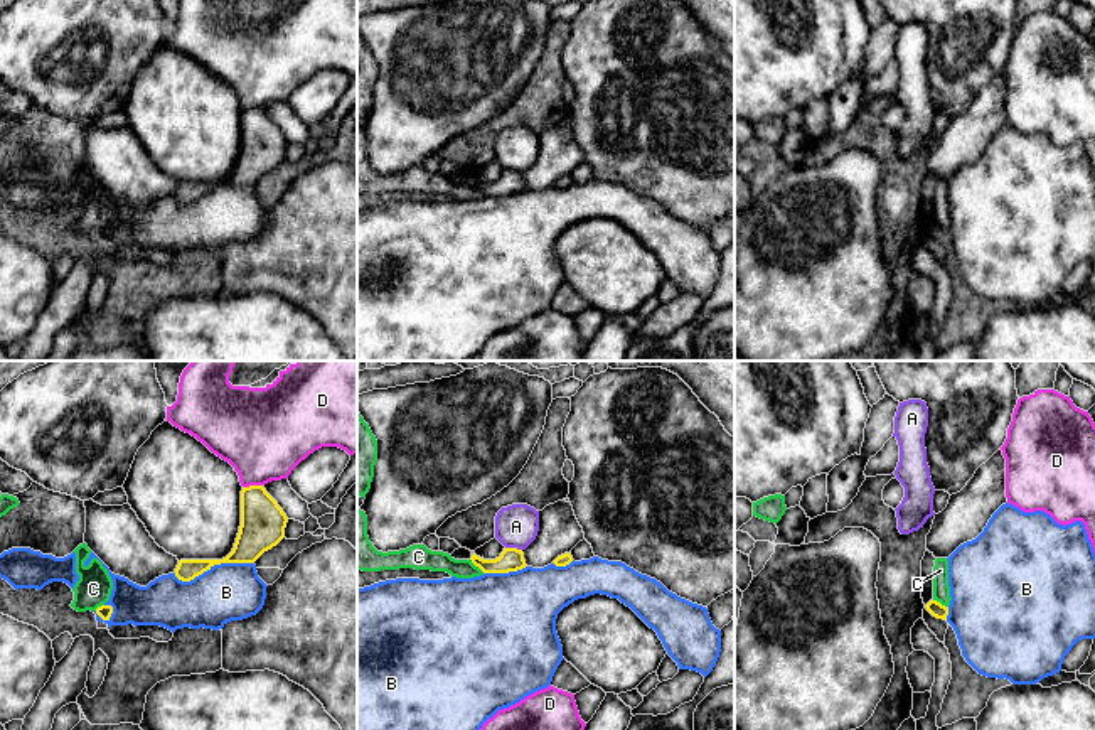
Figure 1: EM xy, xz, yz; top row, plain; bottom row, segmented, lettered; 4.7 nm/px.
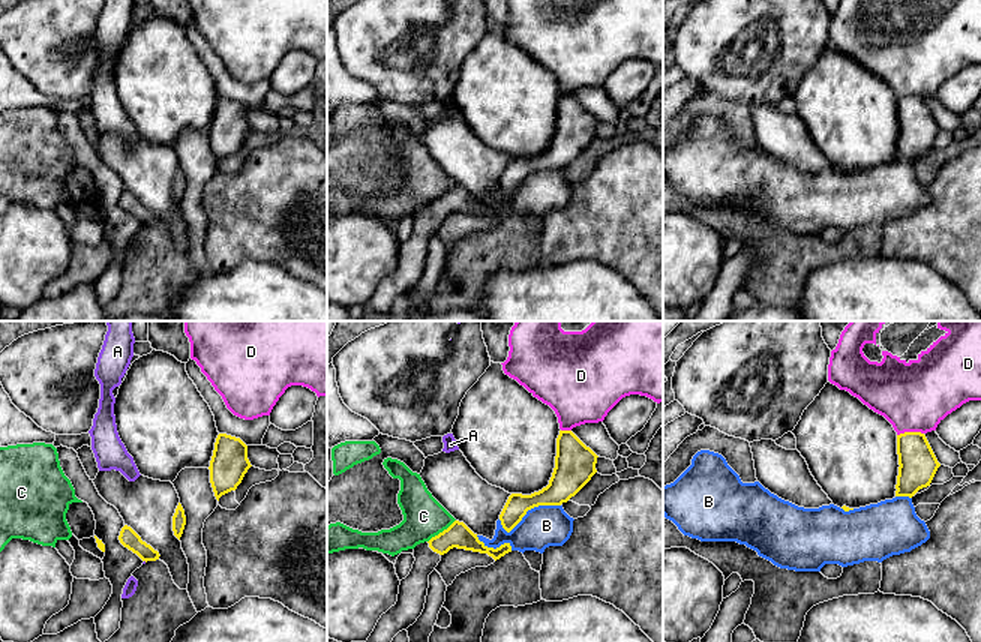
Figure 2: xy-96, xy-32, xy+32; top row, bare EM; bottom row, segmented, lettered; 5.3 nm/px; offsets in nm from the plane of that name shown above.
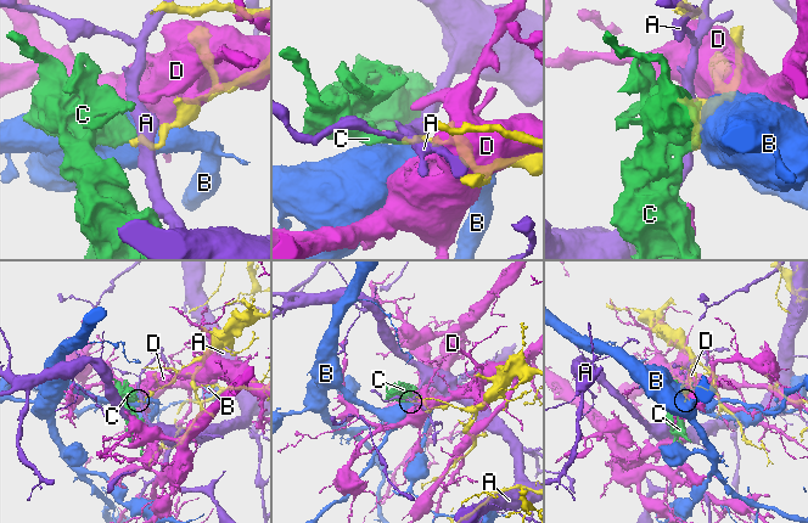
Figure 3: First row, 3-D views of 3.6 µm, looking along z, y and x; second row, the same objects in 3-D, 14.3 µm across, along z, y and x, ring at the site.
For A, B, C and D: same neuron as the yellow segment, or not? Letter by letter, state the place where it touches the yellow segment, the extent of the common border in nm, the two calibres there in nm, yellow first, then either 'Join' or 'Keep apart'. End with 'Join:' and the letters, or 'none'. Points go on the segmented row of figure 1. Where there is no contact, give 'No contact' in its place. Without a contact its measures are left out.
A: Touches yellow at xz (514, 548). Shared border 80 nm. Thickness 110 nm (yellow) against 200 nm. Keep apart
B: Touches yellow at xy (213, 565). Shared border 380 nm. Thickness 170 nm (yellow) against 280 nm. Keep apart
C: Touches yellow at xz (477, 565). Shared border 100 nm. Thickness 110 nm (yellow) against 100 nm. Keep apart
D: Touches yellow at xy (251, 486). Shared border 100 nm. Thickness 220 nm (yellow) against 420 nm. Keep apart
Join: none

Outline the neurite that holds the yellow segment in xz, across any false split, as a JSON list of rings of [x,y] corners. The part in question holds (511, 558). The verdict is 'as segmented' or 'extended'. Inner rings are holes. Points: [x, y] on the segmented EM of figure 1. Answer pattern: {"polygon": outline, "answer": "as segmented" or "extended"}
{"polygon": [[[504,548],[499,558],[495,560],[483,560],[472,555],[472,563],[478,566],[483,573],[509,573],[526,568],[526,560],[522,550],[517,548]]], "answer": "as segmented"}

